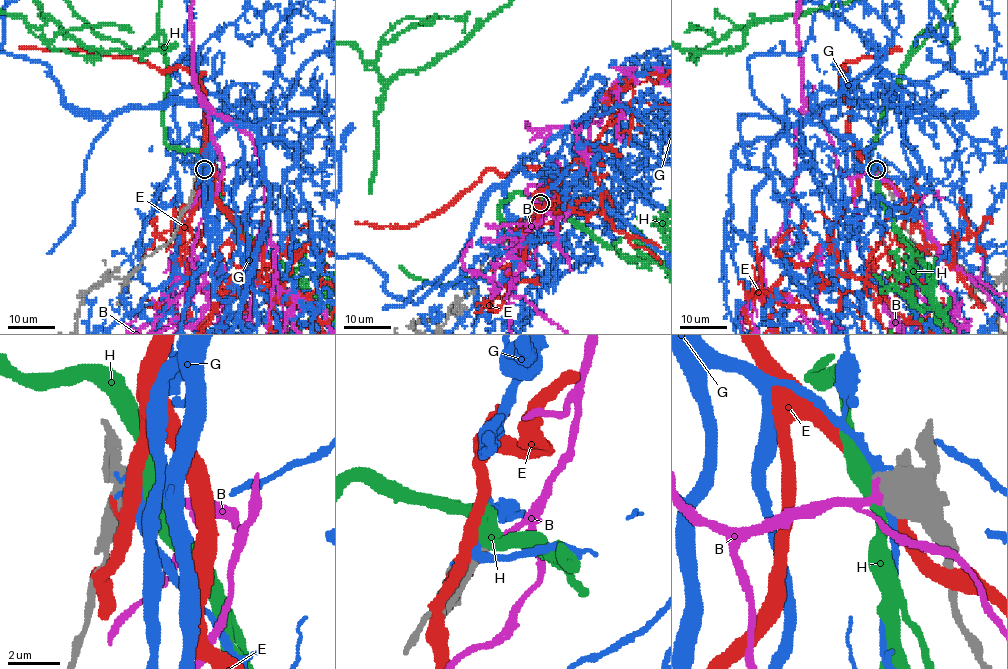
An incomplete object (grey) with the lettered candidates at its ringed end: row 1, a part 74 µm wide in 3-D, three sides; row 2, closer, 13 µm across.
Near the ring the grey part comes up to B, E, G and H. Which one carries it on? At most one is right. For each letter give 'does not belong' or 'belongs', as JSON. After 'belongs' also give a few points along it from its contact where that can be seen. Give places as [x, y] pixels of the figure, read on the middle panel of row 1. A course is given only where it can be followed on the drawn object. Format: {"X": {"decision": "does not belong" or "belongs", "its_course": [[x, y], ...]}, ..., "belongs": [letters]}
{"B": {"decision": "belongs"}, "E": {"decision": "does not belong"}, "G": {"decision": "does not belong"}, "H": {"decision": "does not belong"}, "belongs": ["B"]}

